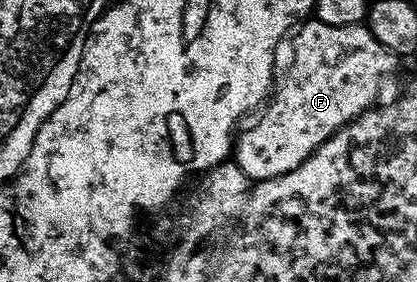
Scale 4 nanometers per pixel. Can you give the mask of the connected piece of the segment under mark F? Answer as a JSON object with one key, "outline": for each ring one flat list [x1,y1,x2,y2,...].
{"outline":[[306,20,301,23,293,31,294,38,294,59,290,62,290,71,286,74,286,79,277,83,276,89,273,91,272,97,265,103,264,109,257,115,258,119,247,128,246,131,239,133,235,137,232,147,232,160,240,168,244,168,244,172,254,182,263,182,269,178,280,176,284,172,292,172,292,168,299,166,304,160,308,160,308,156,312,151,318,150,320,144,324,144,337,130,342,126,346,126,357,114,363,114,365,110,370,109,379,101,378,98,390,85,394,82,394,73,398,70,399,55,390,51,384,44,380,44,380,40,376,40,376,36,372,36,372,32,364,24,357,26,333,26,332,24,324,24,317,20]]}

